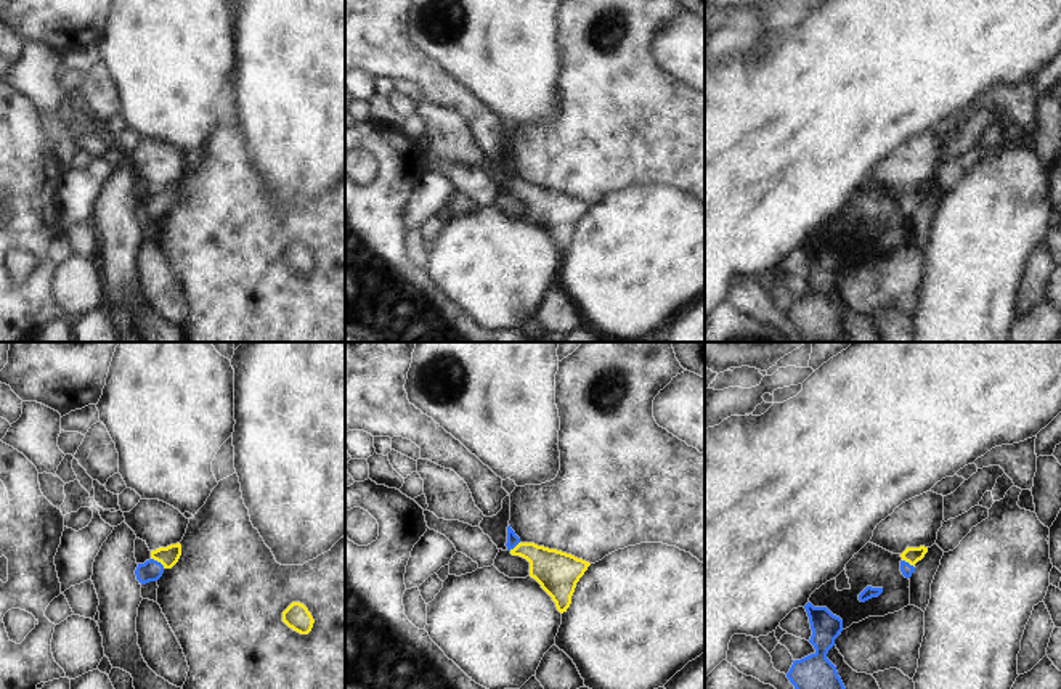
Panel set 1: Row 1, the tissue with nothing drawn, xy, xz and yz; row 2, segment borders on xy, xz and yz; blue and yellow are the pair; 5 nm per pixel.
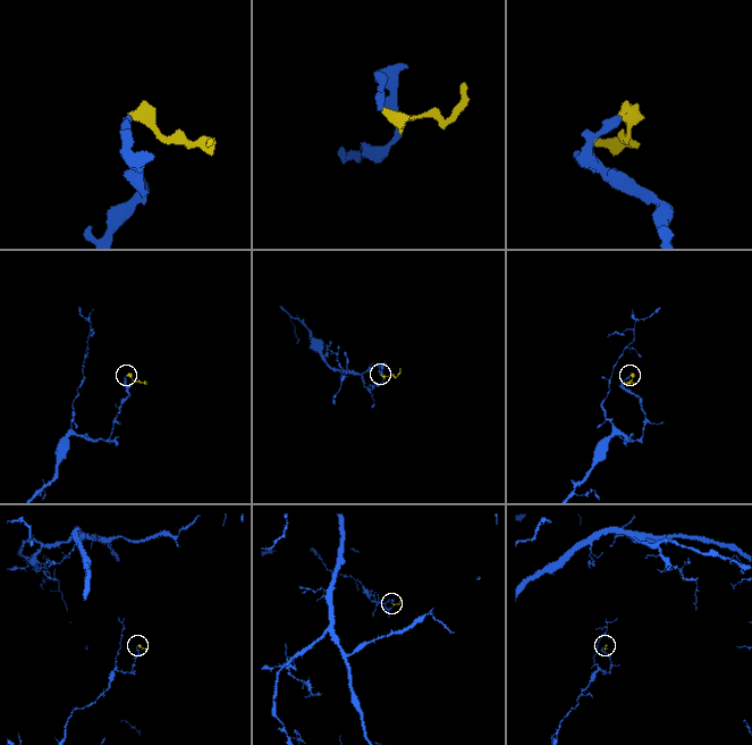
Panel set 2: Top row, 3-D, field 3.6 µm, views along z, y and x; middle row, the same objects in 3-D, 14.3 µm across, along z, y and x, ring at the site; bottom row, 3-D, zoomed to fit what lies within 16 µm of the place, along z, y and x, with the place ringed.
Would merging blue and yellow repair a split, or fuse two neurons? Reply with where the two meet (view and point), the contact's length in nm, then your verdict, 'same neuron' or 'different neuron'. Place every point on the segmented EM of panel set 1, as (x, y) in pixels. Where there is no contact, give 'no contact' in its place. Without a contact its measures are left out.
meets blue in xy at (156, 561); contact 90 nm long; same neuron

